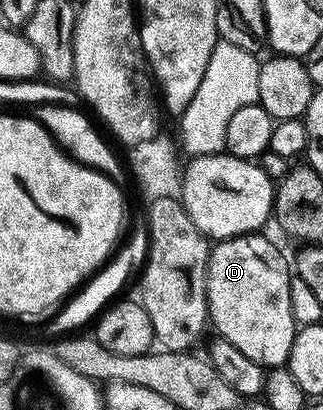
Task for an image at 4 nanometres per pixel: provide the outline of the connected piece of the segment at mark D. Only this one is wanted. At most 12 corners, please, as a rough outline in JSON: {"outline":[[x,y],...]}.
{"outline":[[264,233],[209,251],[209,322],[262,368],[299,329]]}

